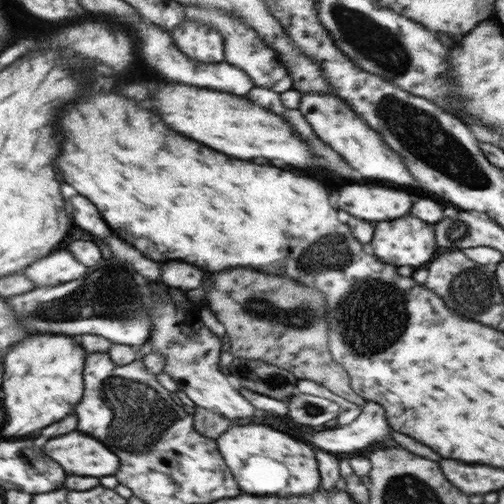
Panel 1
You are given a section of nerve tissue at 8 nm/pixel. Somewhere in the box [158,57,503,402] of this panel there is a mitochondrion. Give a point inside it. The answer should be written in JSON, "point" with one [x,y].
{"point":[423,134]}

